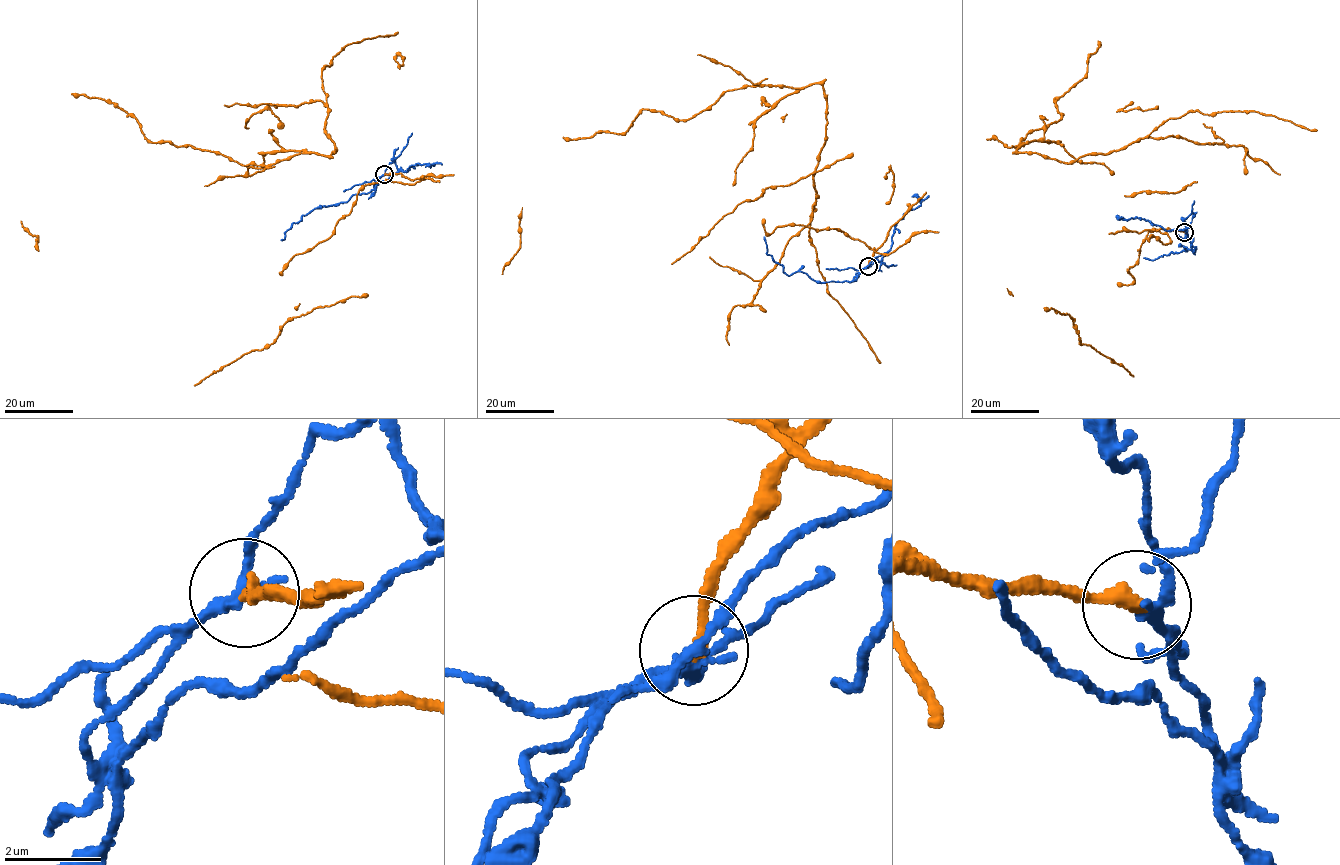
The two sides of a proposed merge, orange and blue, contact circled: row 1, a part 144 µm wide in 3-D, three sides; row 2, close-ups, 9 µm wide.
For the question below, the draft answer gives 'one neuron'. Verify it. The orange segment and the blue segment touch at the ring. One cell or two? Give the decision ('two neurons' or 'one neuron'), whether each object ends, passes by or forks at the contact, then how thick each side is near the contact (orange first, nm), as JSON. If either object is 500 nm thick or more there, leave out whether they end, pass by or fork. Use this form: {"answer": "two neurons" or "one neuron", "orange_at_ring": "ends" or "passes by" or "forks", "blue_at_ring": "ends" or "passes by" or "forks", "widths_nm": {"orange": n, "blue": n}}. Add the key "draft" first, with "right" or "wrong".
{"draft": "wrong", "answer": "two neurons", "orange_at_ring": "ends", "blue_at_ring": "passes by", "widths_nm": {"orange": 280, "blue": 220}}

